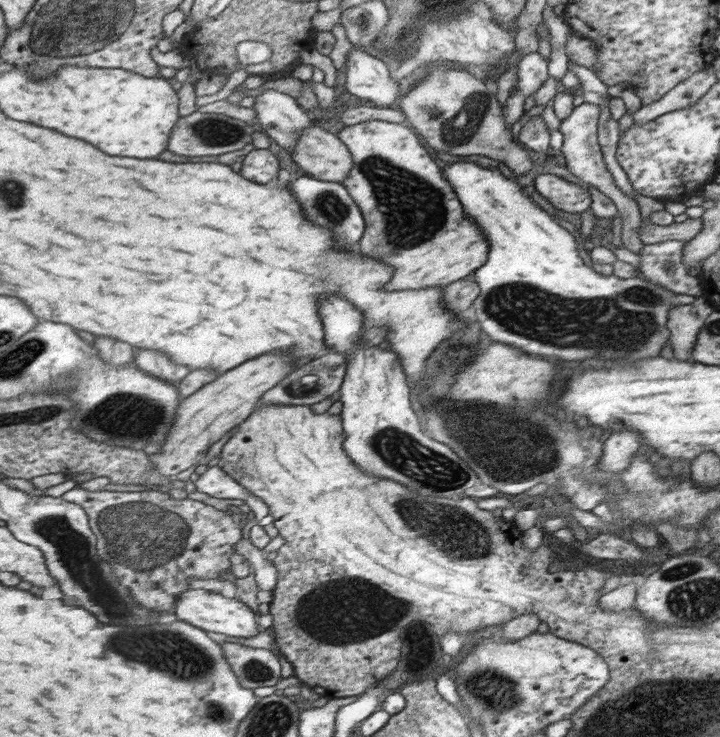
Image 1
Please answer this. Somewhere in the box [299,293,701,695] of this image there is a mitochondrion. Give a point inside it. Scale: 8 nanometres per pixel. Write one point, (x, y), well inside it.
(489, 437)

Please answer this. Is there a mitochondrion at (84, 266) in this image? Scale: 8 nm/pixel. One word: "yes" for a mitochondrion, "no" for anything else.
no

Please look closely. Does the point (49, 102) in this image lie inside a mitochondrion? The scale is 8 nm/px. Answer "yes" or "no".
no

